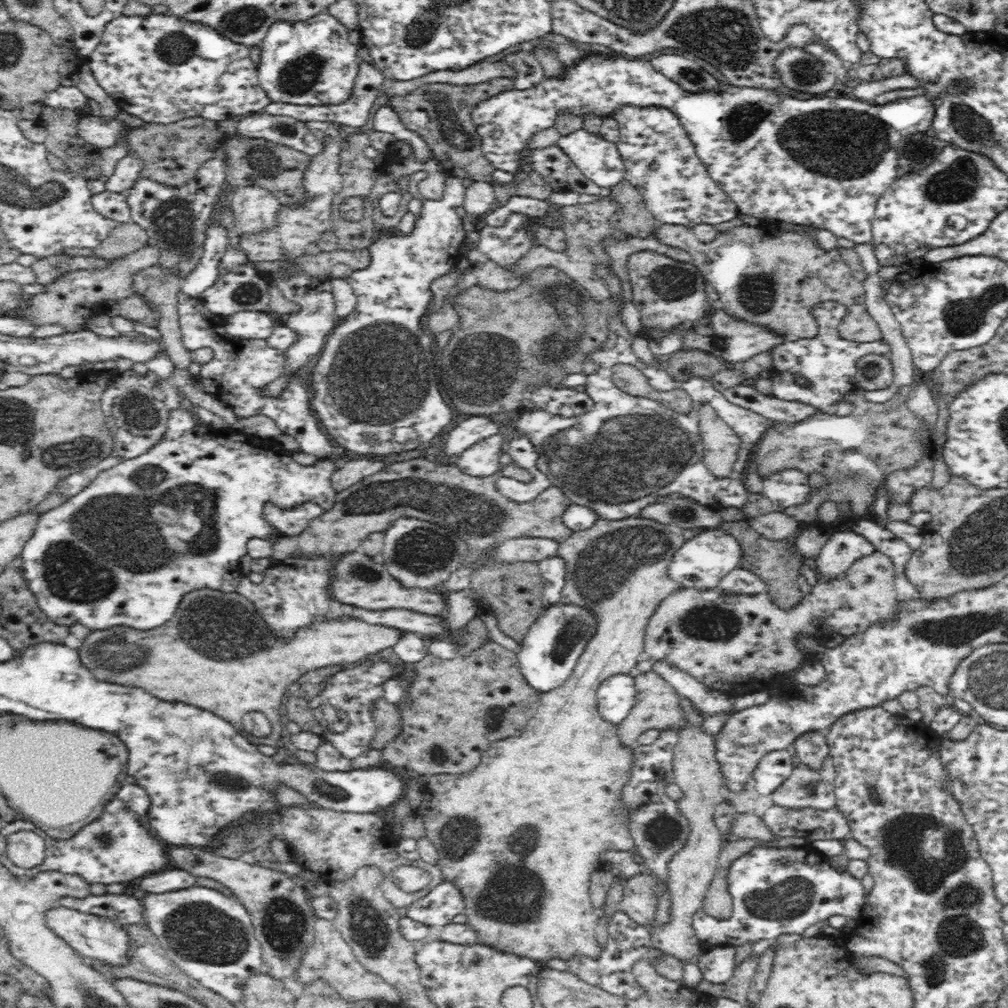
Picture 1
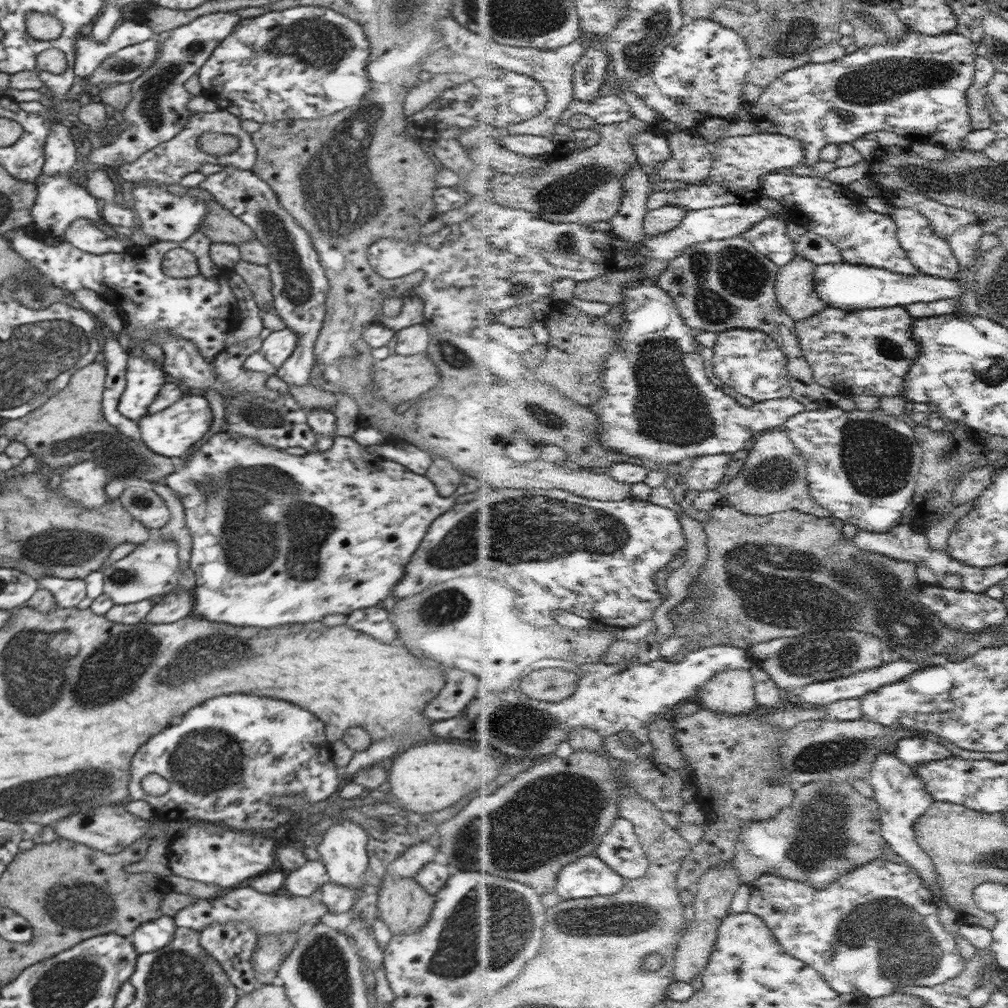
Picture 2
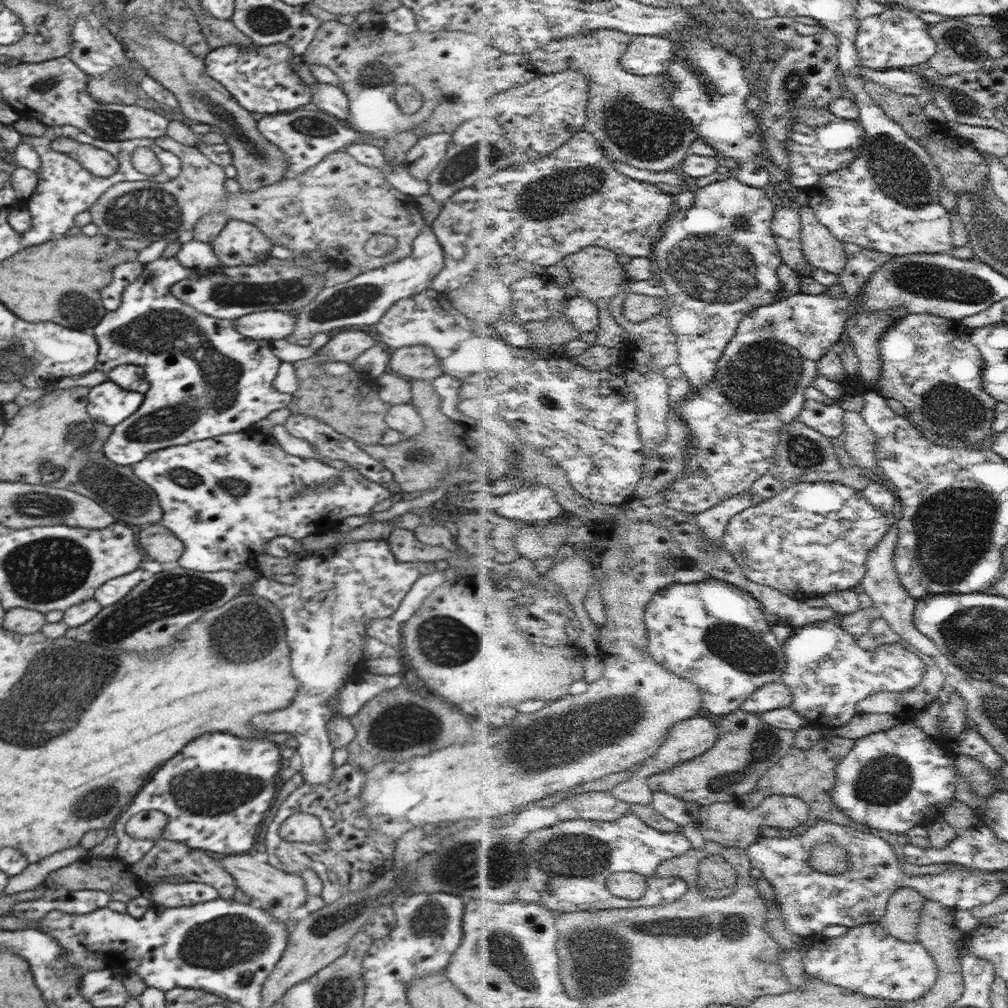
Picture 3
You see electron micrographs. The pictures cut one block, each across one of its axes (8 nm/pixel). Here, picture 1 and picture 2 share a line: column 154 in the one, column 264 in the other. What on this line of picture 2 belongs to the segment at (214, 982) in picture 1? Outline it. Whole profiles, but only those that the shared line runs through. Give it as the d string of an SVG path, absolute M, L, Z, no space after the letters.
M252 887L230 888L210 899L198 899L194 904L186 905L186 908L179 910L173 919L177 927L184 927L198 931L199 933L207 926L215 922L251 922L255 926L257 936L265 934L280 934L282 932L292 932L298 930L304 932L308 928L321 922L322 916L330 913L330 909L315 897L299 897L286 894L282 891L278 893L261 893Z

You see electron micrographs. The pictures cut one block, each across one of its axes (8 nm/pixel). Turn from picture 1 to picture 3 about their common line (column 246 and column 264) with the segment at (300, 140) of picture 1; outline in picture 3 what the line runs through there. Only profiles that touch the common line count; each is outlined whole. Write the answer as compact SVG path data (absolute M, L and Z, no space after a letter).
M315 107L298 108L288 113L267 115L257 122L258 131L274 146L278 146L284 156L292 164L292 170L288 170L287 177L294 178L304 174L308 168L316 166L324 157L343 150L347 145L354 143L377 143L375 138L364 132L352 129L349 124L338 120L334 116L327 115Z

